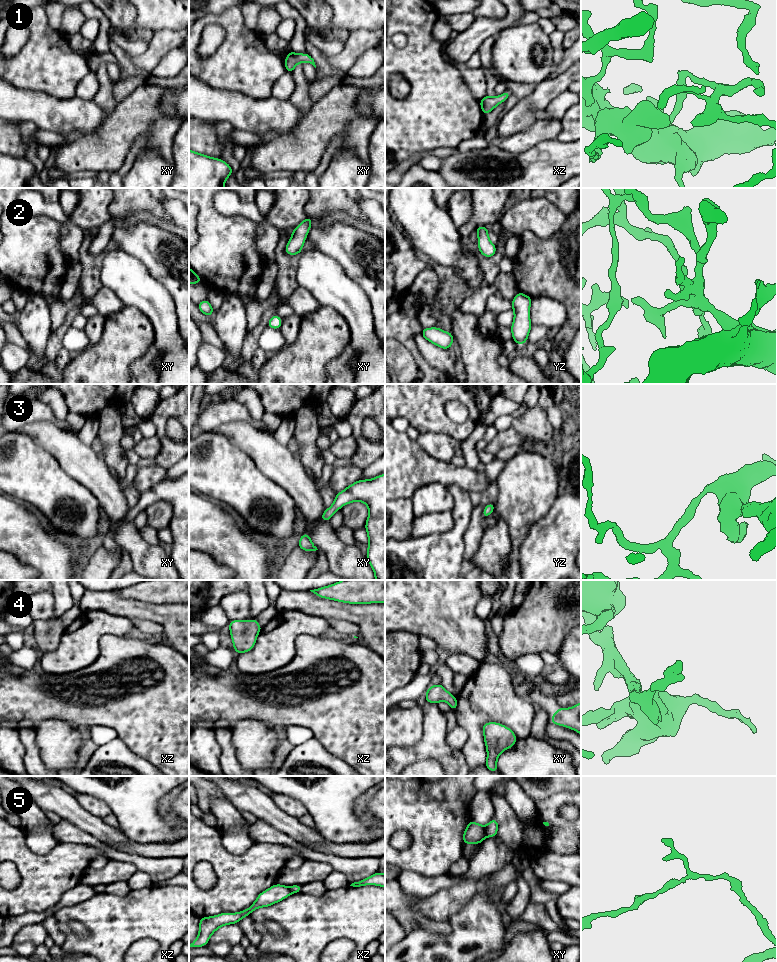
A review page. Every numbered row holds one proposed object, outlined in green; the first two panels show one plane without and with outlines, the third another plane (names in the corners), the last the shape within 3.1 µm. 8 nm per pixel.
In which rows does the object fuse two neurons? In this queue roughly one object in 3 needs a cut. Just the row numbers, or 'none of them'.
5

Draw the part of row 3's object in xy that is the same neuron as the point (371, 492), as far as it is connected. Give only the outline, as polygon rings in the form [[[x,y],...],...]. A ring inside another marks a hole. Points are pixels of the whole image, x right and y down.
[[[385,474],[358,480],[337,493],[331,507],[322,514],[321,521],[329,521],[343,505],[355,501],[363,502],[368,507],[369,515],[365,524],[368,533],[366,558],[375,573],[375,580],[385,580]]]

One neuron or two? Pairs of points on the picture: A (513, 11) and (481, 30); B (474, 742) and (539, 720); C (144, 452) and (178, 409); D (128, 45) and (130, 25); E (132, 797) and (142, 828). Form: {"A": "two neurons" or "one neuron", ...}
{"A": "one neuron", "B": "two neurons", "C": "two neurons", "D": "two neurons", "E": "one neuron"}

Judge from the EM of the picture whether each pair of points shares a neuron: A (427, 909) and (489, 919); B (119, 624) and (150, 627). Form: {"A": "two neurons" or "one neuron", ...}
{"A": "two neurons", "B": "two neurons"}

